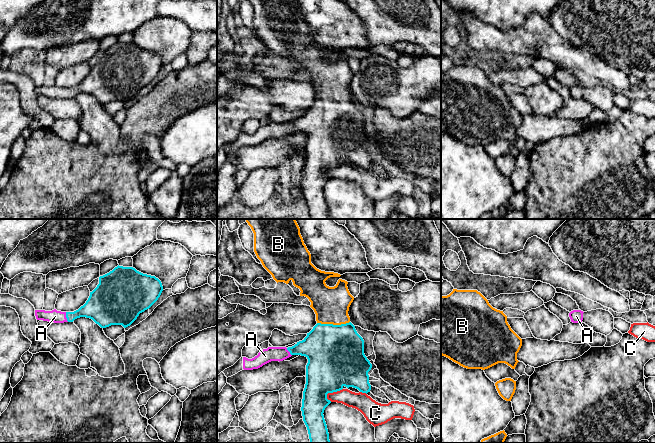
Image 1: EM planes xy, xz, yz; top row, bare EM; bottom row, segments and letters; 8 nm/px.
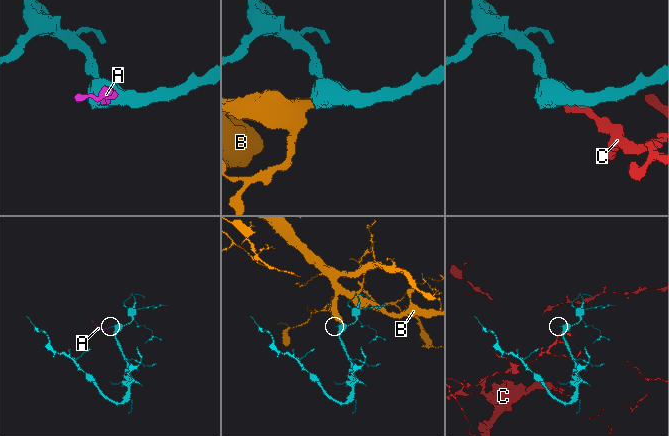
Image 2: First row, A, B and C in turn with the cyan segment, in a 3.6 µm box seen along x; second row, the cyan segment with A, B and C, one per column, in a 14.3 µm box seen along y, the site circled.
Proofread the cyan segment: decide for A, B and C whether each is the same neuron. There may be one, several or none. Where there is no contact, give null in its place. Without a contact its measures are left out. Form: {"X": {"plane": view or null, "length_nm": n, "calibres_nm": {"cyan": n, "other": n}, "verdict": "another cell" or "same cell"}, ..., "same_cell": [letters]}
{"A": {"plane": "xy", "length_nm": 80, "calibres_nm": {"cyan": 190, "other": 100}, "verdict": "same cell"}, "B": {"plane": "xz", "length_nm": 260, "calibres_nm": {"cyan": 460, "other": 280}, "verdict": "same cell"}, "C": {"plane": "xz", "length_nm": 160, "calibres_nm": {"cyan": 420, "other": 140}, "verdict": "another cell"}, "same_cell": ["A", "B"]}

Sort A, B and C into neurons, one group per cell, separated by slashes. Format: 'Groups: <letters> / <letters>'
Groups: A B / C

